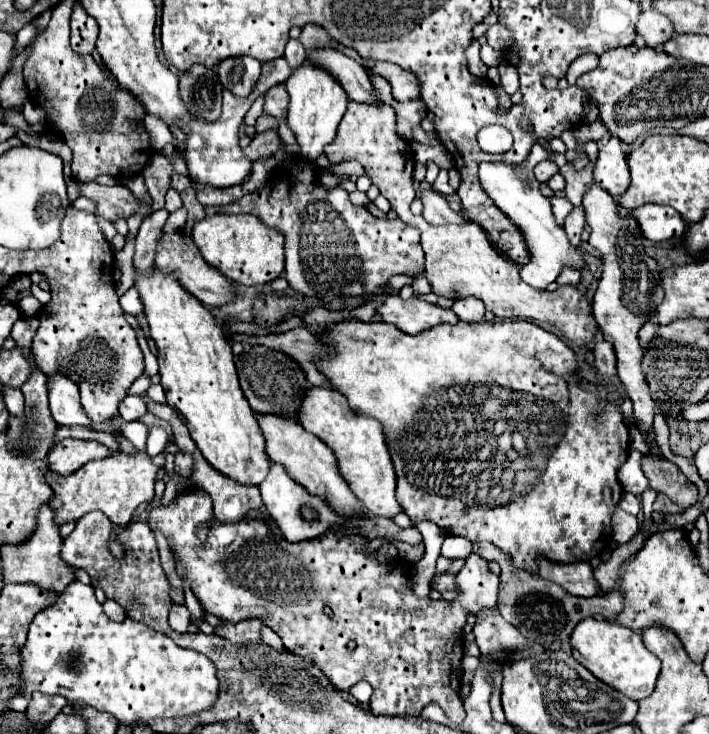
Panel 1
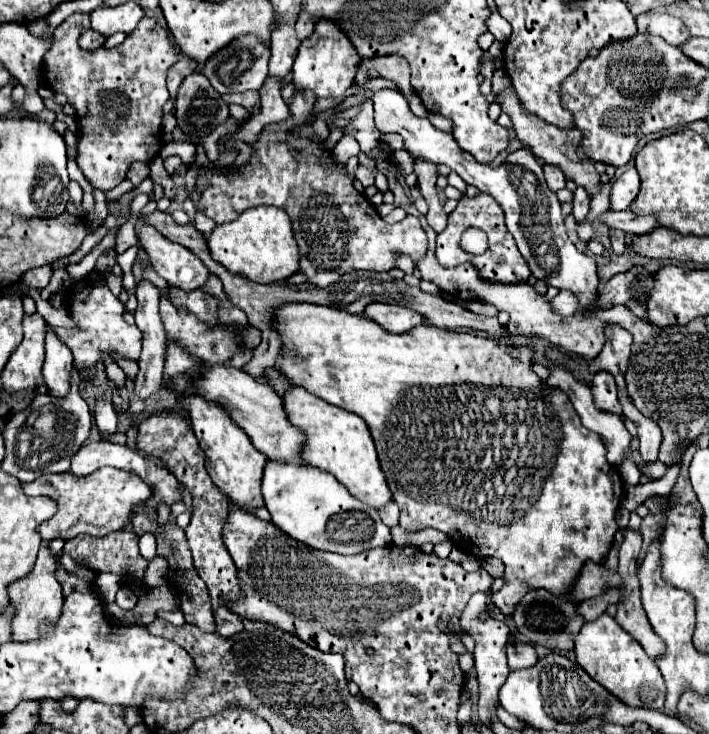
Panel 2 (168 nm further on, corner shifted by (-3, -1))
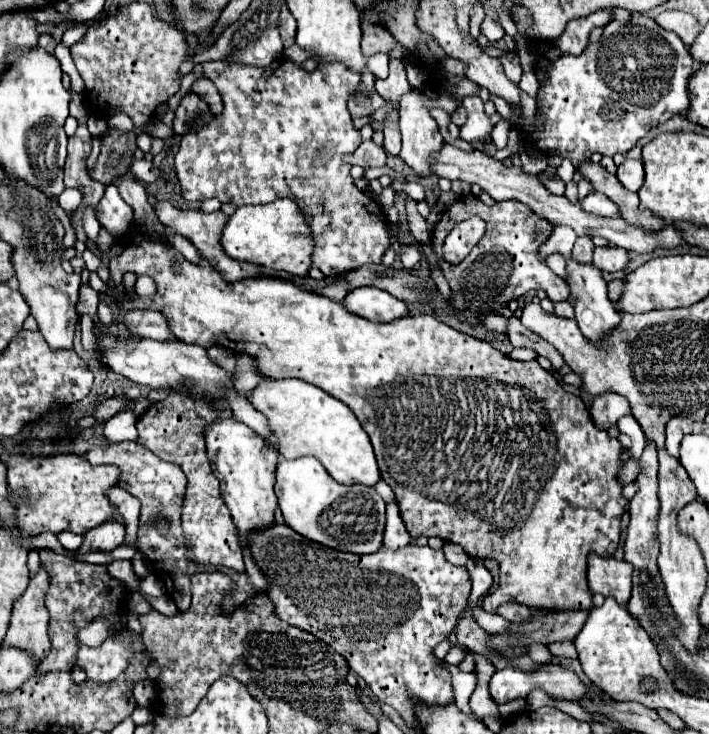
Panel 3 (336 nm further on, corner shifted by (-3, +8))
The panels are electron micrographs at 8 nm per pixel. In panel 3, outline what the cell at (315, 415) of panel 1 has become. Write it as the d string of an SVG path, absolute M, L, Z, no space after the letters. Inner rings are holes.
M264 379L248 395L256 411L260 411L270 425L270 431L278 437L278 453L288 459L314 455L324 469L342 485L370 485L380 479L372 443L362 429L356 415L338 399L326 391L302 381L302 379Z

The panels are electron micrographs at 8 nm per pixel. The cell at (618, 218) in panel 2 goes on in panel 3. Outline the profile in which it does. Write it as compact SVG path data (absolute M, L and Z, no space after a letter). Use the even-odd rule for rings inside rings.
M588 193L582 201L580 201L582 209L586 209L588 213L594 213L594 215L602 215L602 217L610 217L610 215L616 215L618 213L618 207L606 199L606 195L602 193Z

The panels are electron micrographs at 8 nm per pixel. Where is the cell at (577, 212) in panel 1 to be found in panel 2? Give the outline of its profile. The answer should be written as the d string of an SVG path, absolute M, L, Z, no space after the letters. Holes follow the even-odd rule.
M578 186L576 192L574 192L574 210L572 210L572 216L576 218L576 222L582 222L582 218L586 218L588 210L590 210L590 196L586 194L586 190L582 190Z

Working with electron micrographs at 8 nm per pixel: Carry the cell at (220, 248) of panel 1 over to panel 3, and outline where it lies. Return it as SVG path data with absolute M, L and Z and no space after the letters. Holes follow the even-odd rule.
M276 199L266 205L238 207L224 227L222 247L232 259L248 261L274 271L286 271L296 277L306 277L312 267L314 239L298 205L292 199Z

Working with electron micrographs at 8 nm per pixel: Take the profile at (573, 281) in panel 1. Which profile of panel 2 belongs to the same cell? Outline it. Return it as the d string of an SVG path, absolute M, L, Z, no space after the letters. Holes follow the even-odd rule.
M560 290L558 296L552 300L552 308L554 308L554 312L558 312L562 316L570 316L578 310L578 298L574 294L570 294L568 290L566 292Z

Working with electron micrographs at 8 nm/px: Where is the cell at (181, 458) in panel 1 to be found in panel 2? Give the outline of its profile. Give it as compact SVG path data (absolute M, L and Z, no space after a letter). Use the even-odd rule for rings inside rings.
M164 412L164 414L154 414L154 416L146 418L138 426L138 448L142 448L144 452L148 452L152 456L162 458L166 462L168 470L178 478L178 482L182 482L192 492L194 514L192 514L192 520L184 532L188 538L188 546L192 550L194 568L198 570L198 576L208 586L208 594L212 600L212 612L214 612L214 620L216 620L216 632L222 634L224 638L232 638L234 634L244 630L244 624L242 624L242 618L238 614L234 614L226 608L226 600L236 600L240 594L236 566L220 540L224 522L226 522L228 512L230 512L228 498L226 498L226 494L222 494L216 488L210 474L206 472L204 452L198 446L198 440L196 440L192 428L188 426L188 422L184 420L184 416L180 416L176 412L172 412L172 414Z

